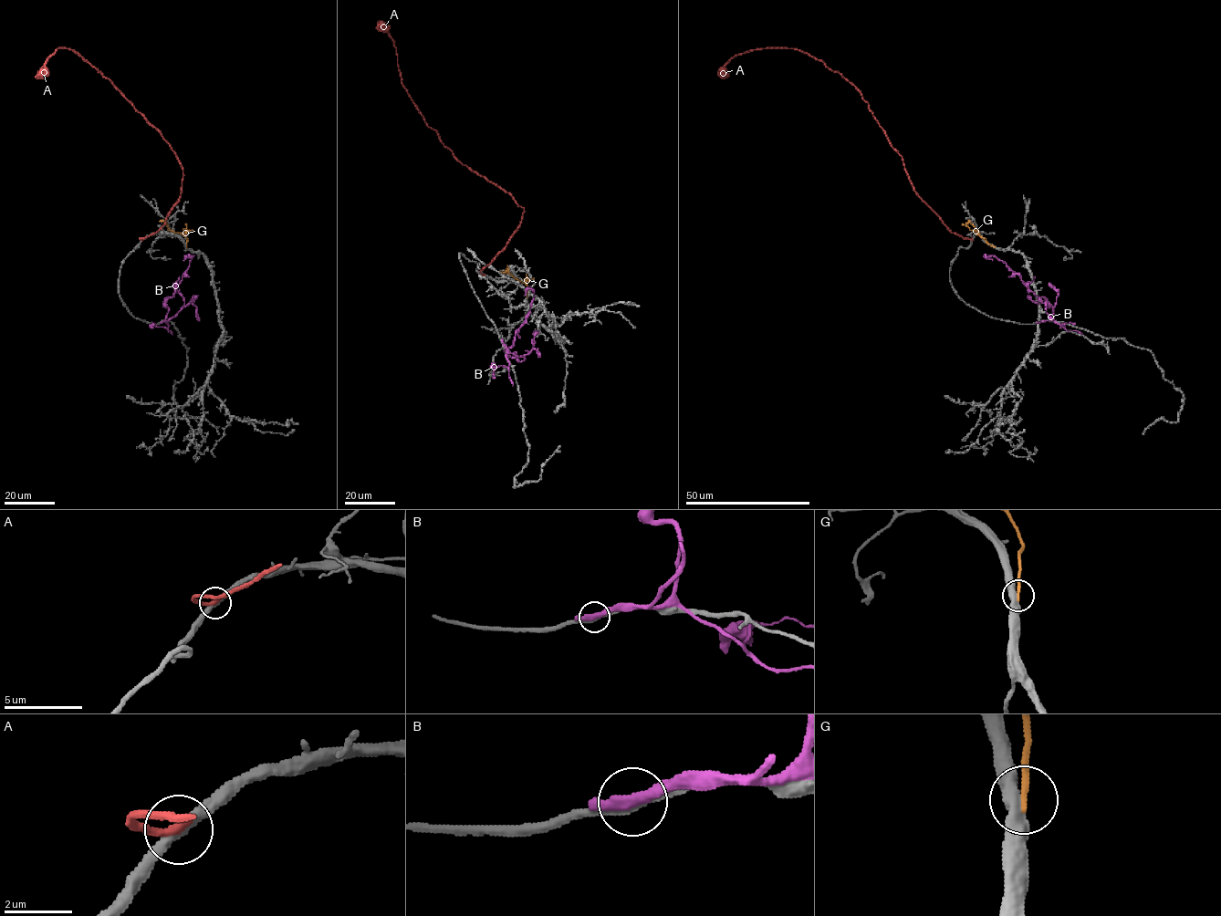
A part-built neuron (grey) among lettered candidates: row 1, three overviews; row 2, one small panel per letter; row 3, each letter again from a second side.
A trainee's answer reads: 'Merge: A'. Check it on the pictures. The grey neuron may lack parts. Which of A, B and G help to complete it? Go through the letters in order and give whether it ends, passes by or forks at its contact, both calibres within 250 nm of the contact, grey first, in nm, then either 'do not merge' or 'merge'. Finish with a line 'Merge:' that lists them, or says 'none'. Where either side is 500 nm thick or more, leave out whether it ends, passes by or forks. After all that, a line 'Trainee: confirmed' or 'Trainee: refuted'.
A: it ends there; 420 nm thick on the grey side, 320 nm on the other; merge
B: it passes by; 240 nm thick on the grey side, 320 nm on the other; do not merge
G: it ends there; 480 nm thick on the grey side, 200 nm on the other; do not merge
Merge: A
Trainee: confirmed

